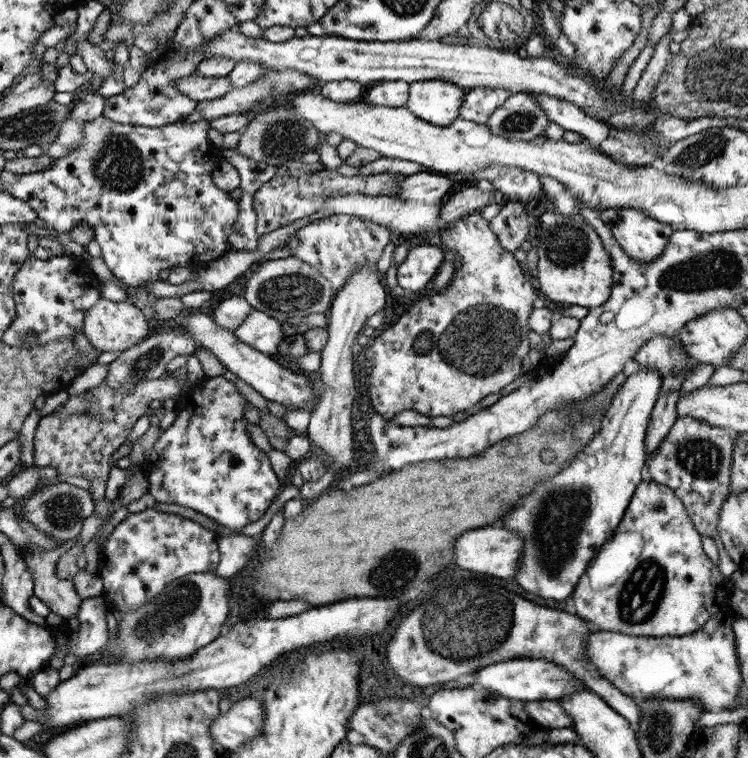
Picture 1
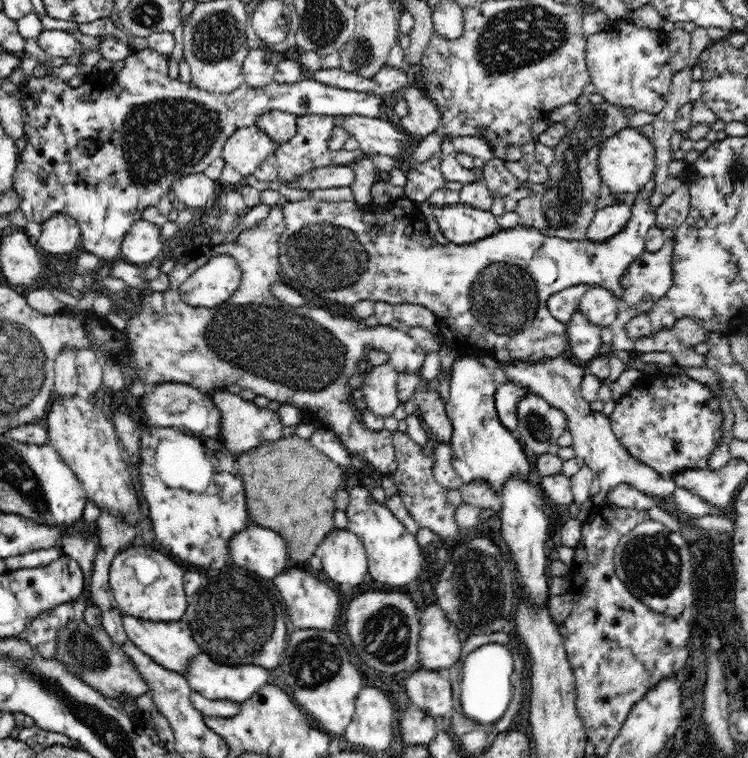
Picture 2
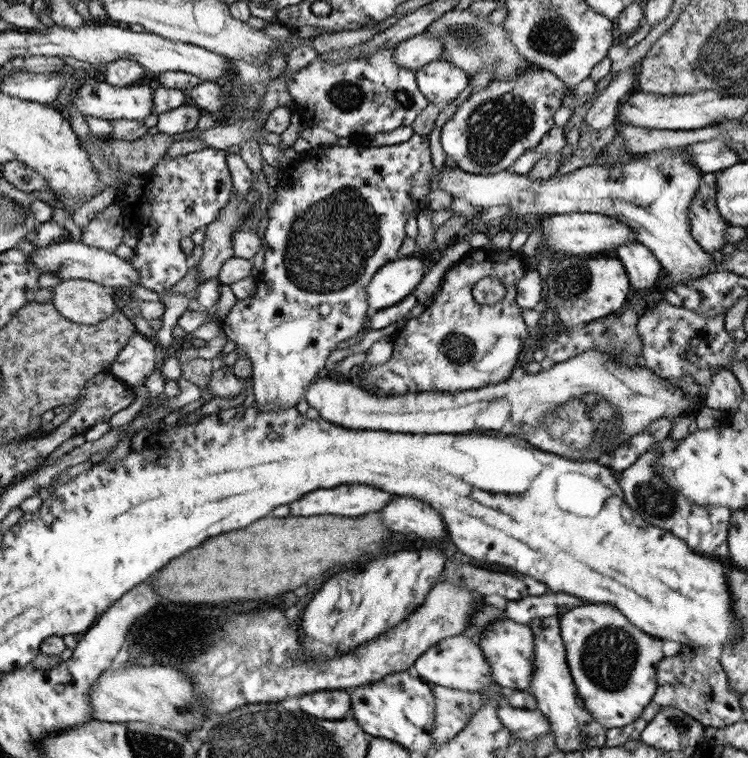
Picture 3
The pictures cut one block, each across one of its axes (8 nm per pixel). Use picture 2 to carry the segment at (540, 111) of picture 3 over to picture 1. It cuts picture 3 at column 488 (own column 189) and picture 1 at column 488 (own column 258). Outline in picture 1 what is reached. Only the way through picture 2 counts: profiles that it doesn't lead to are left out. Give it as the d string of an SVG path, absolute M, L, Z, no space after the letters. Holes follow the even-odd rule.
M477 86L469 90L469 94L465 94L463 104L459 108L459 118L475 122L475 124L485 124L489 120L489 114L501 108L501 104L505 104L505 100L511 96L513 94L507 90Z

